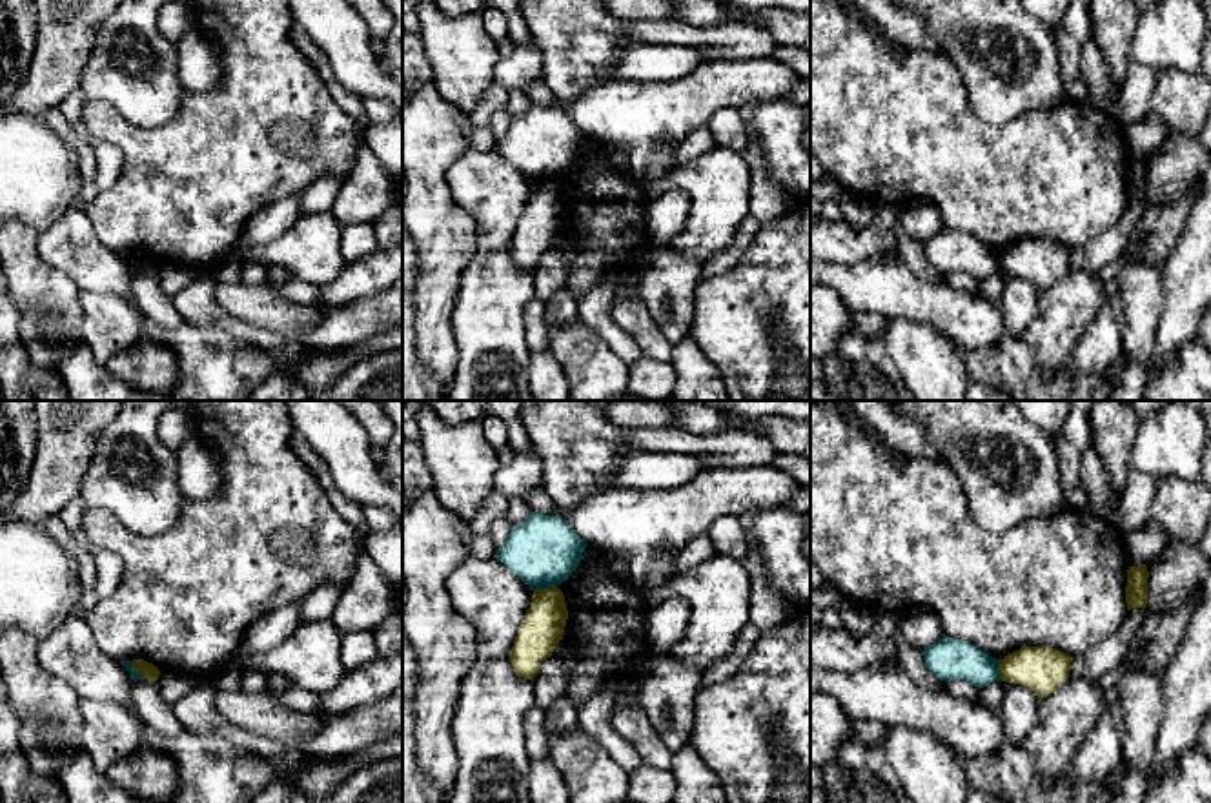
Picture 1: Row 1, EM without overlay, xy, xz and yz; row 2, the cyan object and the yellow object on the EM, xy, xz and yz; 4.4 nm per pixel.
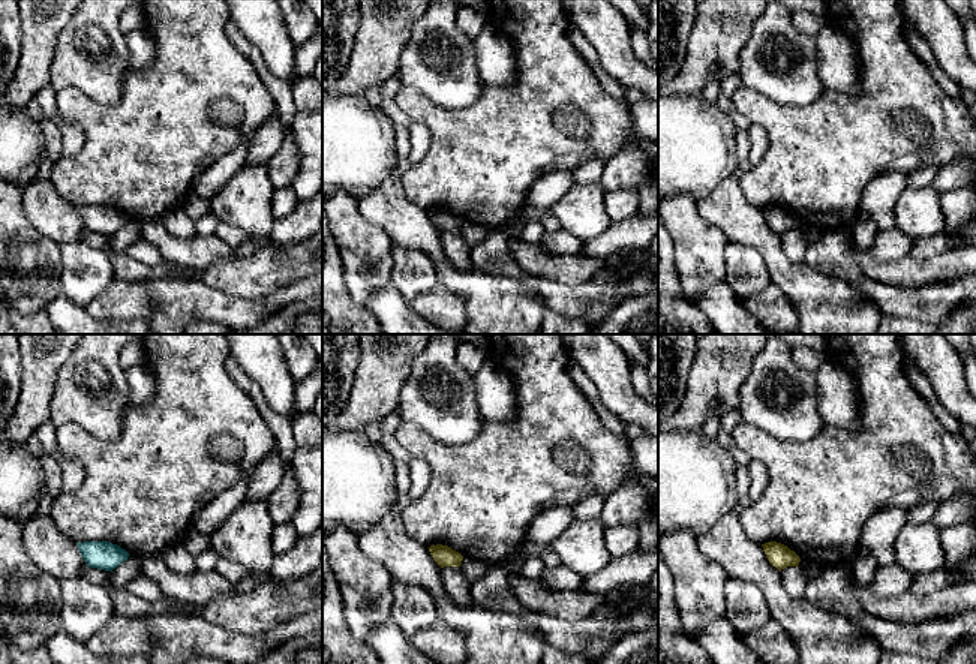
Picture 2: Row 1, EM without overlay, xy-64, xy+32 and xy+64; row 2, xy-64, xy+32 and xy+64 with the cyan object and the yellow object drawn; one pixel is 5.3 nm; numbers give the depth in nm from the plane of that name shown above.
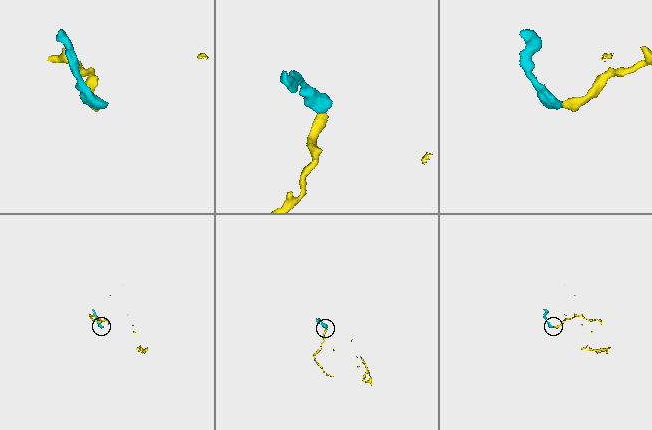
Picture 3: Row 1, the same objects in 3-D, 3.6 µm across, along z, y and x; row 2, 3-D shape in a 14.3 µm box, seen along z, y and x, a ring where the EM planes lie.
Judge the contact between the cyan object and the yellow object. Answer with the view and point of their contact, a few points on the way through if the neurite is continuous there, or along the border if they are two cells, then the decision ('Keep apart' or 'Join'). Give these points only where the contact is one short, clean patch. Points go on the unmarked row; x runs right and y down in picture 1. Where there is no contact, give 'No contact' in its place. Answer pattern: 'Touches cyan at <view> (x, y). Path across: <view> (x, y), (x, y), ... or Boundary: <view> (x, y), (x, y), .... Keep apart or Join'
Touches cyan at xz (545, 179). Boundary: xz (556, 177), (534, 182). Keep apart

